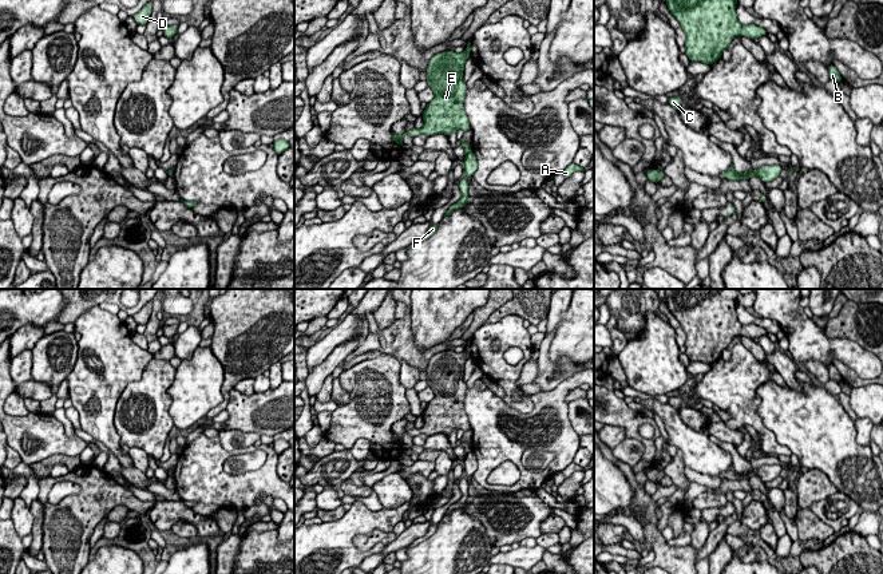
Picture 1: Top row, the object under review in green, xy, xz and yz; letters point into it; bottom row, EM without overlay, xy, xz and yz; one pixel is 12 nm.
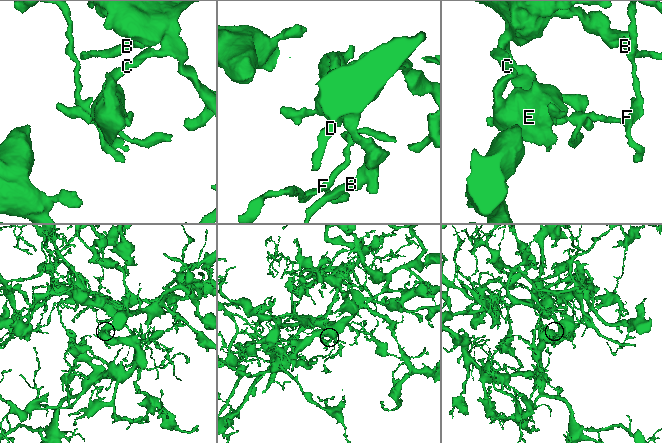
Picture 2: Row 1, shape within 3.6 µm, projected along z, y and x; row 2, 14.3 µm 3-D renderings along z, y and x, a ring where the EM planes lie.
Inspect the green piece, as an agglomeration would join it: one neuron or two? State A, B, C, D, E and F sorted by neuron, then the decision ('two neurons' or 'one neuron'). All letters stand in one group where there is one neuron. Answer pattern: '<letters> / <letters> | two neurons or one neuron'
A B C D E / F | two neurons

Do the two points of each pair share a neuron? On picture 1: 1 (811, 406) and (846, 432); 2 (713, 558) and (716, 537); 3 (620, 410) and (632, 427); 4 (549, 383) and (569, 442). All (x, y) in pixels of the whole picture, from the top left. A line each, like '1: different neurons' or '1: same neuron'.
1: same neuron
2: different neurons
3: same neuron
4: different neurons

